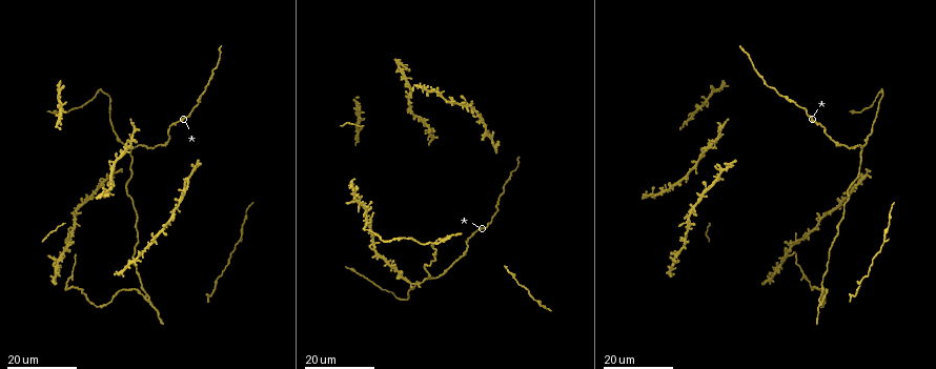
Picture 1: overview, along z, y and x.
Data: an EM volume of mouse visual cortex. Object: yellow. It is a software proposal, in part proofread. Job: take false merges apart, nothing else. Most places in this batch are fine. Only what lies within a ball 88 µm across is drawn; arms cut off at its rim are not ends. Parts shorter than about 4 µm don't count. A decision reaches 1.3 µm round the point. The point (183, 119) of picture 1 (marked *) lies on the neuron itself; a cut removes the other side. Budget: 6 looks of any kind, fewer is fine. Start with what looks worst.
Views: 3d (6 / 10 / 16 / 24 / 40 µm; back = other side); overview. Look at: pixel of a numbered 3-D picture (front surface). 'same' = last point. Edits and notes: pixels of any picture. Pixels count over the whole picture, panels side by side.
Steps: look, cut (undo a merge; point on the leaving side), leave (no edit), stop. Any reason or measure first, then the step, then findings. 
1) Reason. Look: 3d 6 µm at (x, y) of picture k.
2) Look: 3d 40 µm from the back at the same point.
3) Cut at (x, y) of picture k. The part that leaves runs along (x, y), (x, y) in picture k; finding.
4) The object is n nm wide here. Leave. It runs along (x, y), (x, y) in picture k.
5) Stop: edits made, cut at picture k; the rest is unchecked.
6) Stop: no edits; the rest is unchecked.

Three-way junction. Look: 3d 16 µm at (149, 304) of picture 1.

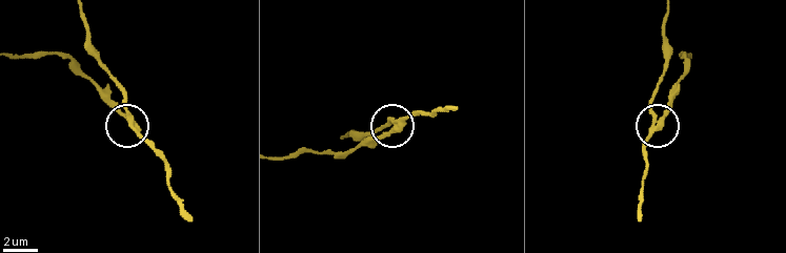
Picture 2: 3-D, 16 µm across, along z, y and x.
Look: 3d 6 µm at (663, 119) of picture 2.

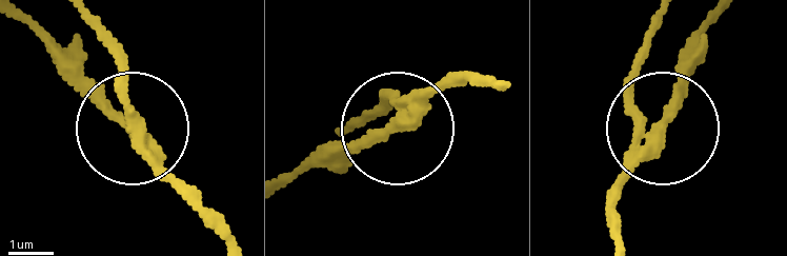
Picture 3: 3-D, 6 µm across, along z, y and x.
The side arm is 65 µm long; 3 arms meet here. Cut at (109, 106) of picture 3. Two neurons meet here.

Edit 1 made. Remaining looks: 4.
Three-way junction. Look: 3d 16 µm at (662, 191) of picture 1.

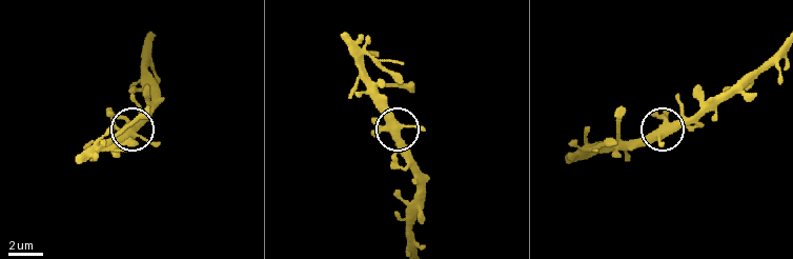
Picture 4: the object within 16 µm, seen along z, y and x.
Look: 3d 10 µm at (670, 121) of picture 4.

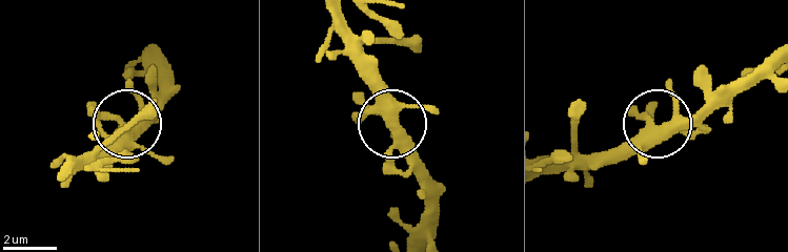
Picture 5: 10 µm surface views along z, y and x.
The side arm is 6 µm long. Leave. One neuron here.

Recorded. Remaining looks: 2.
Stop: edits made, cut at picture 3; the rest is unchecked.

